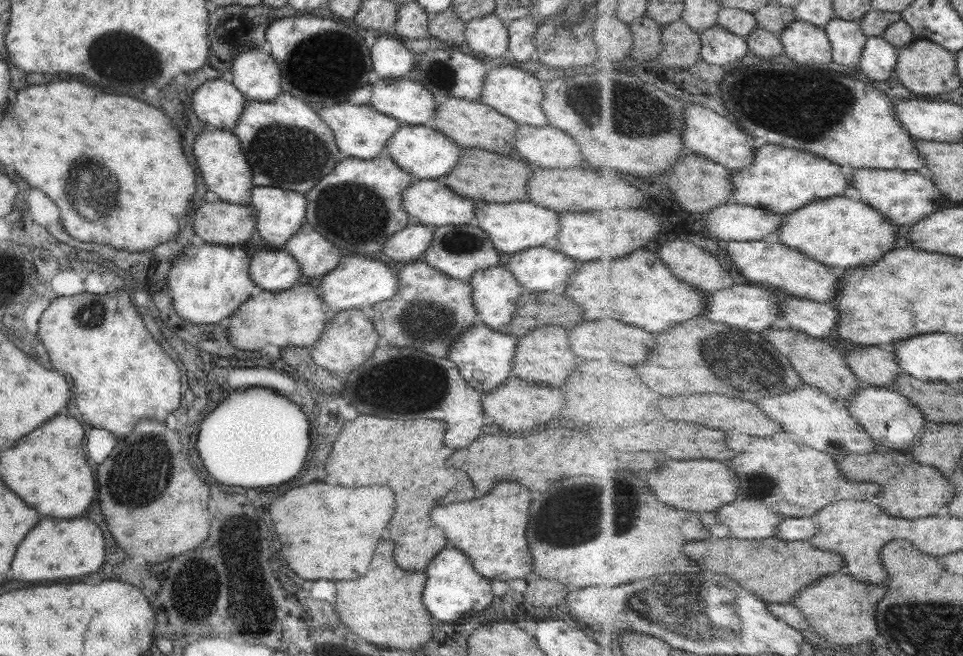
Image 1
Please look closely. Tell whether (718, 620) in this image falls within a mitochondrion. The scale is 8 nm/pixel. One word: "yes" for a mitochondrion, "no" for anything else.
yes

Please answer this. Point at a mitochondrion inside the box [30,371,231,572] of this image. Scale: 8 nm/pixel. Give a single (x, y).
(141, 490)

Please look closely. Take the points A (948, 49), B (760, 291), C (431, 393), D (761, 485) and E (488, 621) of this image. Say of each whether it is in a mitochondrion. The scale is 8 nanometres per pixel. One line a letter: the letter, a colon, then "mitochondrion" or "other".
A: other
B: other
C: mitochondrion
D: mitochondrion
E: other

